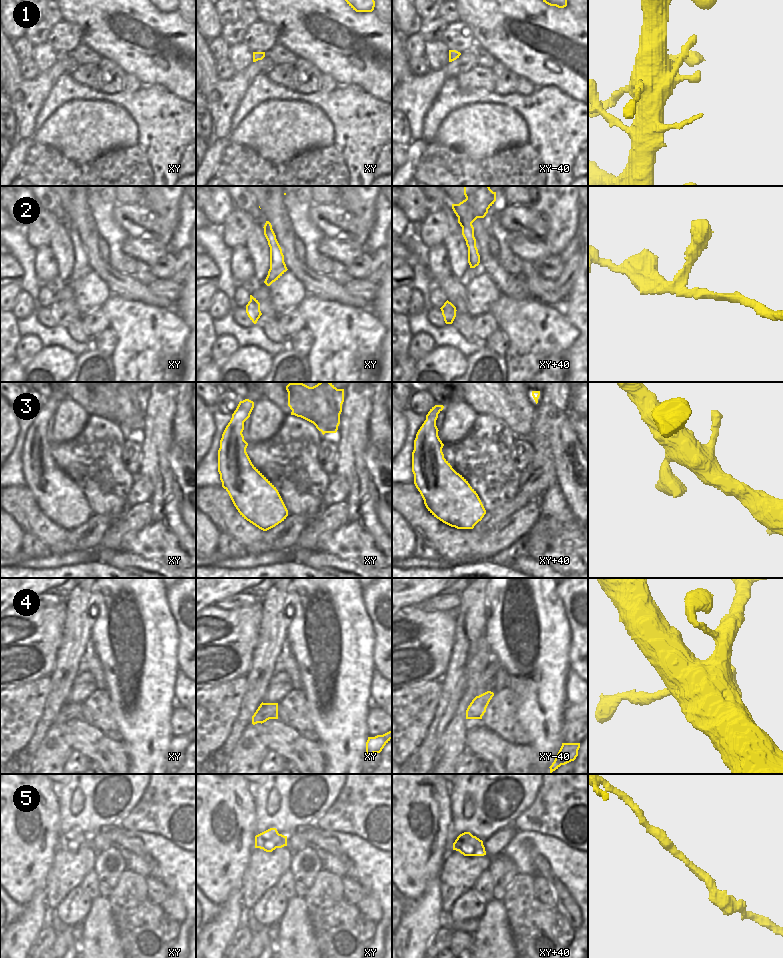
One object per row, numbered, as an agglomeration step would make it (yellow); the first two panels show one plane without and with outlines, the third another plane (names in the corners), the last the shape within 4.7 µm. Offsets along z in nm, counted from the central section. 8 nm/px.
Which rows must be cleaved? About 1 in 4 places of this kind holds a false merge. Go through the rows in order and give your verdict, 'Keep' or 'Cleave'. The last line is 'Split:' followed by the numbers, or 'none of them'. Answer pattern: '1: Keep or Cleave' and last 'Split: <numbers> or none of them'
1: Keep
2: Keep
3: Keep
4: Keep
5: Keep
Split: none of them.

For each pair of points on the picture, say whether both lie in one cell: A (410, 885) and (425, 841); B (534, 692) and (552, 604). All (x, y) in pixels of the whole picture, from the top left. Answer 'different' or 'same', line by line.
A: same
B: same

